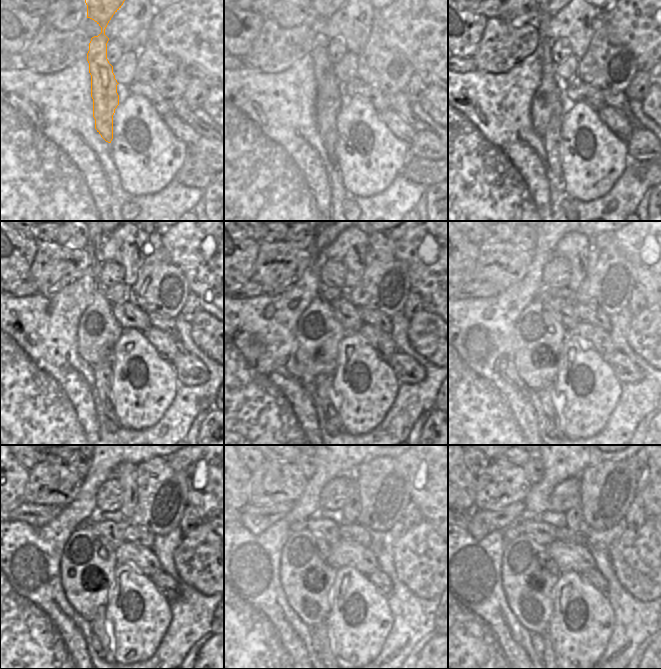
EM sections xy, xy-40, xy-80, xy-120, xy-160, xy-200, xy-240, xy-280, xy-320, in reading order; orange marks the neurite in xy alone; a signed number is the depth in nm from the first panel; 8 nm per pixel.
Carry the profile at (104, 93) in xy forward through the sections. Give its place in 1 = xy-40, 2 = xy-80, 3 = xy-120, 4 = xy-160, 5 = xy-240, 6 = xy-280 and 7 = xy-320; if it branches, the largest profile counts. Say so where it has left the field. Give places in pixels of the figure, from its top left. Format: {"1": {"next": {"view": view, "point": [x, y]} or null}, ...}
{"1": {"next": {"view": "xy-40", "point": [328, 104]}}, "2": {"next": {"view": "xy-80", "point": [551, 137]}}, "3": {"next": {"view": "xy-120", "point": [103, 372]}}, "4": {"next": {"view": "xy-160", "point": [327, 397]}}, "5": {"next": {"view": "xy-240", "point": [99, 639]}}, "6": {"next": {"view": "xy-280", "point": [321, 631]}}, "7": {"next": {"view": "xy-320", "point": [547, 641]}}}

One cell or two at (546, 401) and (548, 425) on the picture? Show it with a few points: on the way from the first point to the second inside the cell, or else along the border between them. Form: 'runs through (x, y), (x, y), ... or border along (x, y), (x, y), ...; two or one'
runs through (546, 407), (544, 415), (548, 419); one

